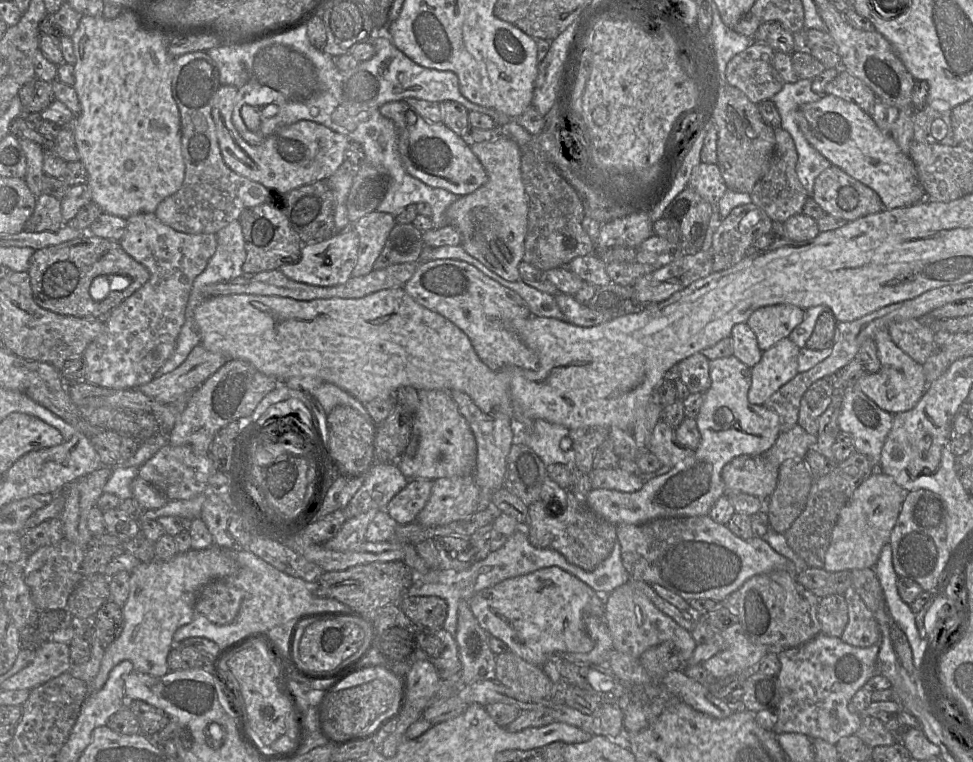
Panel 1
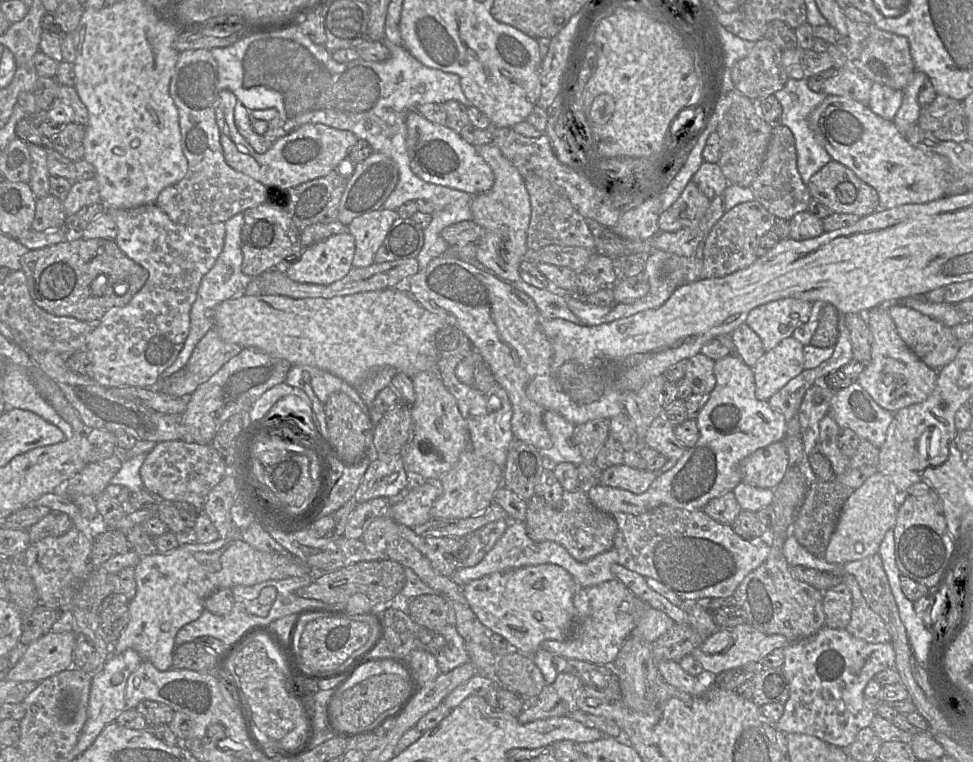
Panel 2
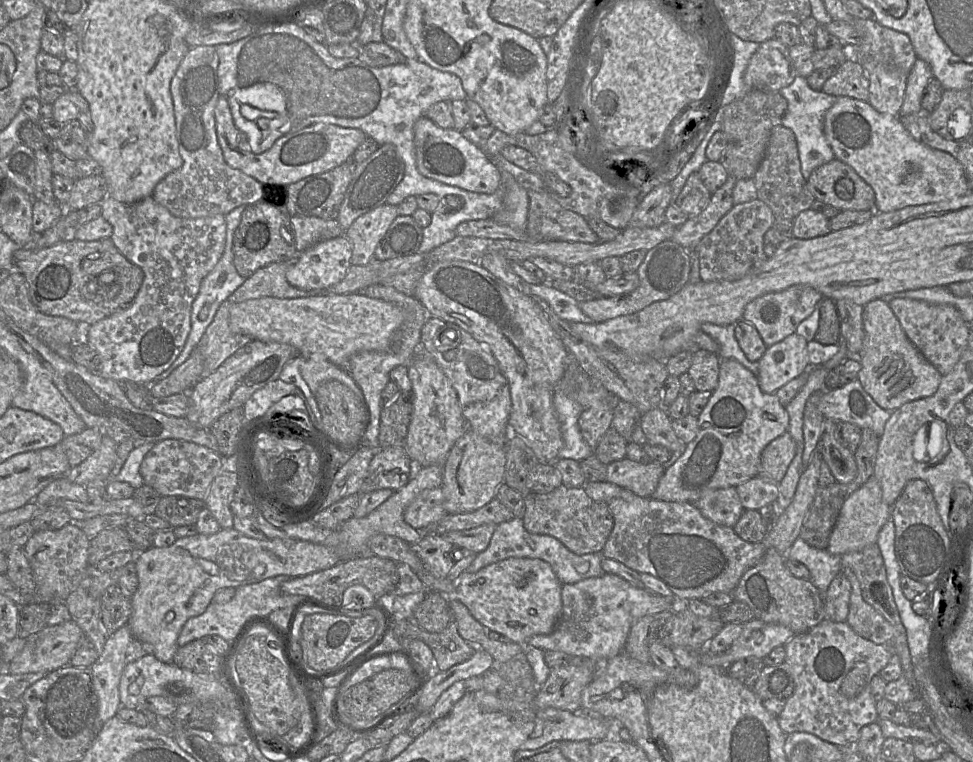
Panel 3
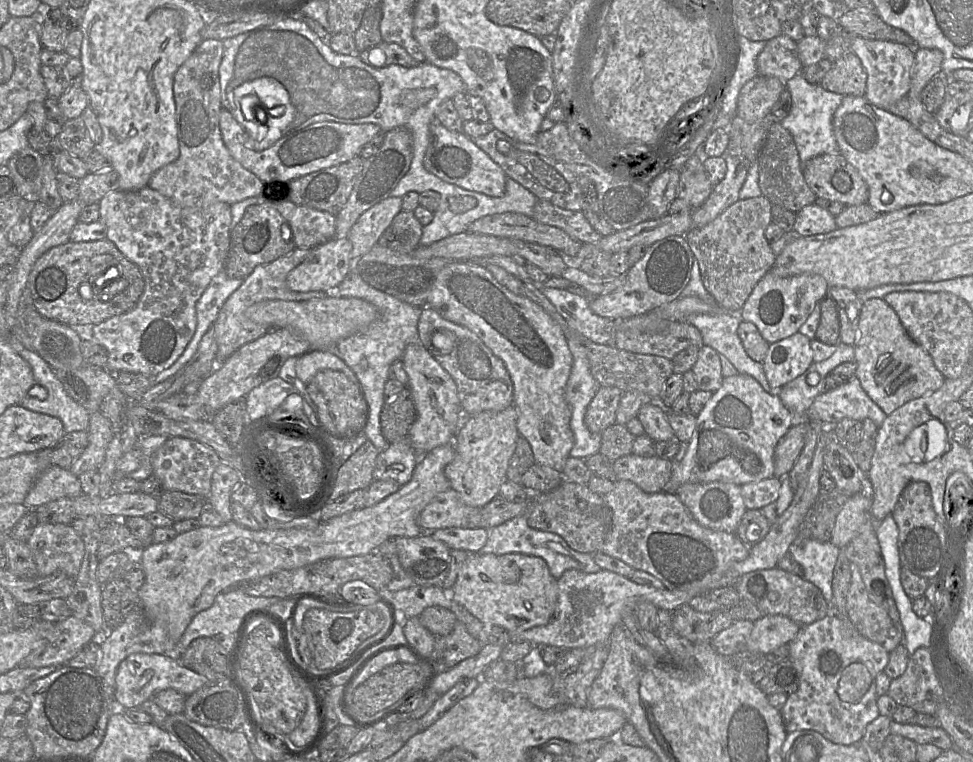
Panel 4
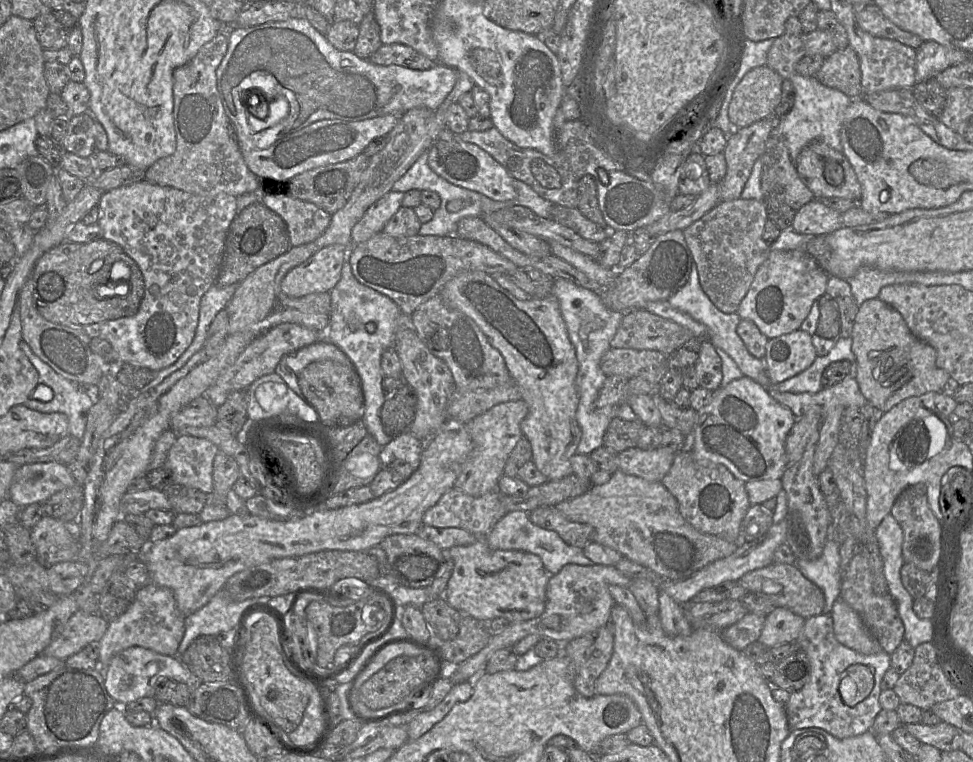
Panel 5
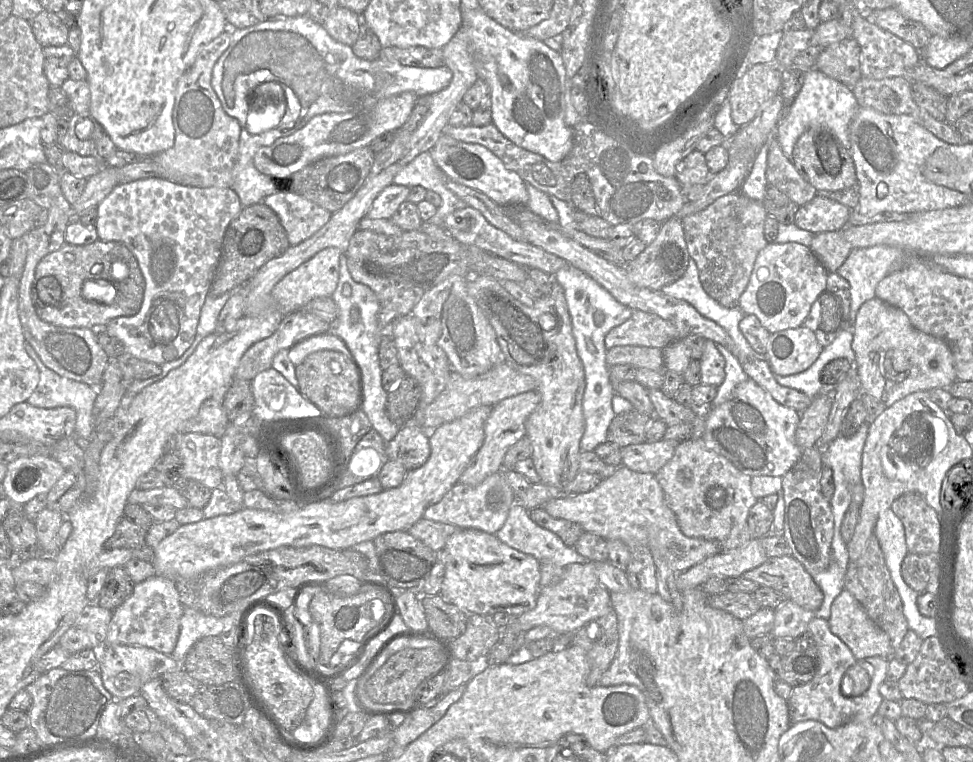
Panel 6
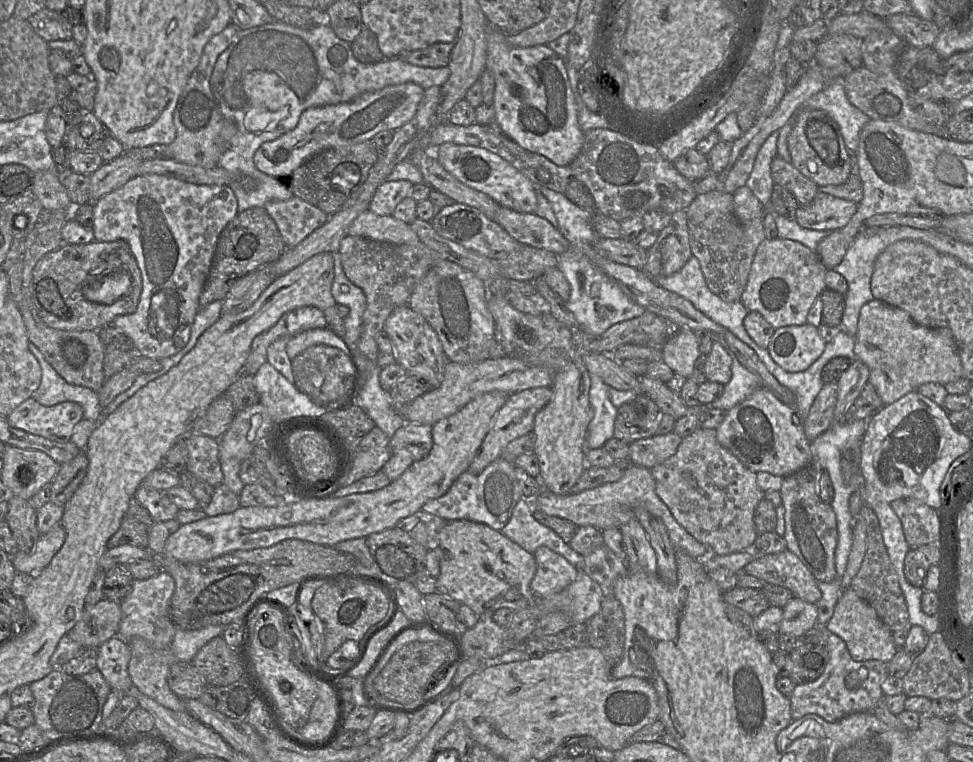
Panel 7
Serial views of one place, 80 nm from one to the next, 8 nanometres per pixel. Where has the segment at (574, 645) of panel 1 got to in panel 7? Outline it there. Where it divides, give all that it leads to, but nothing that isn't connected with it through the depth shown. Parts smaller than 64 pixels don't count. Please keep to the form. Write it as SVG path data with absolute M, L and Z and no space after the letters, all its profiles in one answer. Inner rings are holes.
M469 520L447 521L439 532L439 549L440 574L436 579L436 592L465 604L477 615L484 612L494 613L499 608L519 611L536 605L537 597L530 588L536 573L534 555L504 536L500 531Z

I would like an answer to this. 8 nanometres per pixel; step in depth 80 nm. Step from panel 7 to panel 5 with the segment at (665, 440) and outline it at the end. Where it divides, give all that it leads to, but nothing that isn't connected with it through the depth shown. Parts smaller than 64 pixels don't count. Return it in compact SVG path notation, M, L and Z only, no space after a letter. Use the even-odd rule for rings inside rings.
M659 446L652 450L632 447L618 453L618 470L650 482L661 482L677 452Z

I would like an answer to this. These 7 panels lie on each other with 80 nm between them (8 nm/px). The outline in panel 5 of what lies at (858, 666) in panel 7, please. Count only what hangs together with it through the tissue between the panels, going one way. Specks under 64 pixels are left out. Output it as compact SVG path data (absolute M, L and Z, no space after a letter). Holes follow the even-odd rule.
M830 614L806 619L795 642L808 656L810 678L803 688L791 692L786 703L785 709L790 729L820 728L838 739L857 736L871 730L876 716L882 710L879 702L882 691L881 682L886 671L891 667L890 655L885 651L864 655L842 645L835 637L833 619ZM853 664L866 665L873 673L874 685L865 700L850 707L841 699L839 683L842 672Z

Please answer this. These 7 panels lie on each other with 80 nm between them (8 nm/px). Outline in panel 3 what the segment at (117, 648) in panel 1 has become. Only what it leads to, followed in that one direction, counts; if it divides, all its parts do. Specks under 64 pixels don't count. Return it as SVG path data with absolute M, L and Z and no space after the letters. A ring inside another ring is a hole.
M234 528L220 529L211 535L197 533L179 538L167 547L152 546L144 552L137 553L135 557L139 585L136 593L131 597L132 615L128 626L137 640L151 647L151 654L158 660L172 663L178 648L177 639L183 625L188 619L201 615L219 589L237 588L279 575L304 576L330 568L339 562L337 554L324 545L280 538L257 540L243 535Z

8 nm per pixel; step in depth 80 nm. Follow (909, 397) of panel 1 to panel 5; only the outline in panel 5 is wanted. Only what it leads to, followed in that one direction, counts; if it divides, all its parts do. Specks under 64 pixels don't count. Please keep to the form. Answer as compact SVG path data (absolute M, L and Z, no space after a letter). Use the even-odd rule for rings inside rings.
M878 297L860 304L852 331L852 352L855 355L854 377L870 404L882 412L899 402L927 392L947 390L951 378L936 365L936 351L917 338L902 315Z

